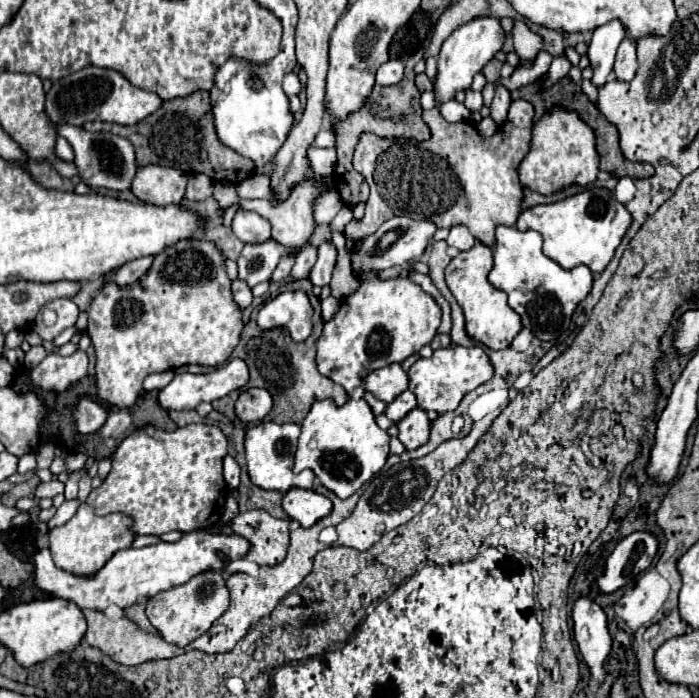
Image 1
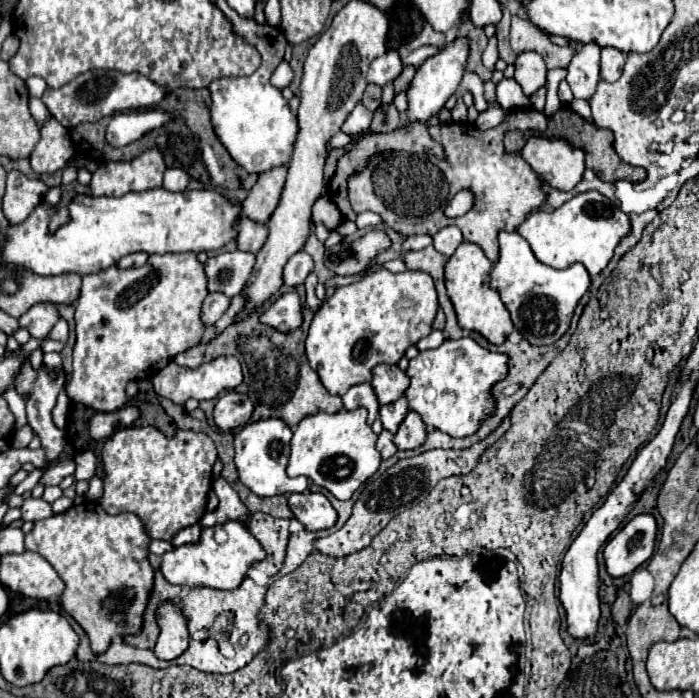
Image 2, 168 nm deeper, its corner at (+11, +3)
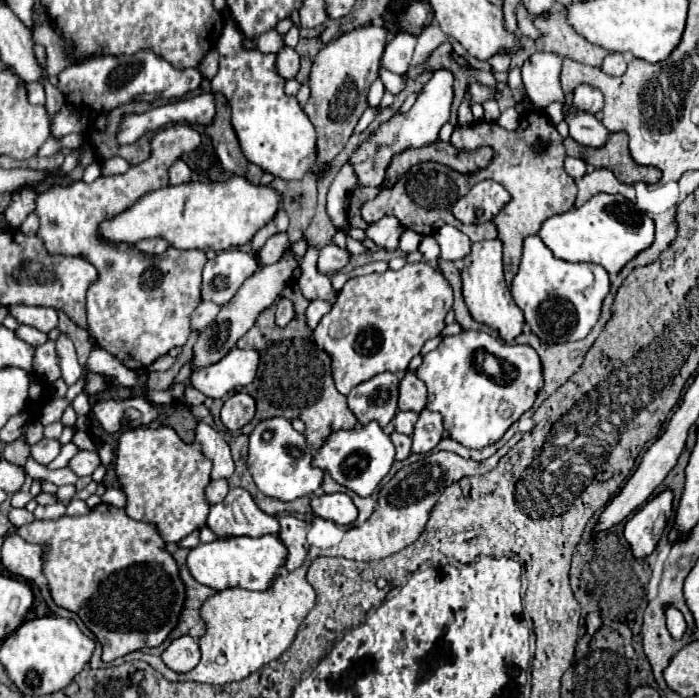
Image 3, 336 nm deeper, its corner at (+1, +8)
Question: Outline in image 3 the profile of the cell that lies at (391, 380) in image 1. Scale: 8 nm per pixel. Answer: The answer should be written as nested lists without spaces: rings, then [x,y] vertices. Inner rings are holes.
[[[406,372],[400,384],[400,400],[398,400],[400,410],[412,410],[412,412],[422,412],[426,408],[426,384],[418,380],[414,372]]]

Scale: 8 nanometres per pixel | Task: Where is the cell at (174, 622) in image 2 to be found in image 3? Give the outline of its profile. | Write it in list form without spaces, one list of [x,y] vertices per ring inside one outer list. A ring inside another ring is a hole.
[[[182,636],[178,640],[174,640],[166,652],[162,654],[164,664],[174,670],[174,672],[190,672],[192,668],[196,668],[196,664],[200,662],[200,648],[198,648],[198,640],[190,638],[190,636]]]

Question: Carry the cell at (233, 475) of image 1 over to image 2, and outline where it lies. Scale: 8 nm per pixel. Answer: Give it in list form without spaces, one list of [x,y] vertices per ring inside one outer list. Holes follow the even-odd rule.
[[[218,475],[218,477],[214,479],[212,489],[214,489],[216,497],[220,499],[220,503],[218,503],[218,509],[216,509],[216,511],[208,511],[208,513],[202,517],[202,521],[200,521],[202,527],[212,527],[212,525],[216,525],[216,523],[224,523],[226,519],[246,521],[248,509],[244,507],[244,503],[240,501],[238,493],[228,485],[228,481],[226,481],[222,475]]]

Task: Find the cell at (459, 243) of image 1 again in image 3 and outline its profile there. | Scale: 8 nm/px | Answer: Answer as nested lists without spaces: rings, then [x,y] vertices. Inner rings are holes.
[[[442,226],[434,234],[434,238],[440,246],[440,258],[442,260],[456,262],[456,260],[462,260],[470,254],[470,246],[472,246],[470,238],[454,226]]]

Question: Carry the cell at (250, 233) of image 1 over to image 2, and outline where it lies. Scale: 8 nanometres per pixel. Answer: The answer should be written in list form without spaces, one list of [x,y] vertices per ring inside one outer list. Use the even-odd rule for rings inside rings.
[[[240,215],[236,219],[234,229],[236,229],[236,245],[240,251],[258,253],[266,241],[266,237],[268,237],[268,227],[264,223],[252,221],[246,215]]]

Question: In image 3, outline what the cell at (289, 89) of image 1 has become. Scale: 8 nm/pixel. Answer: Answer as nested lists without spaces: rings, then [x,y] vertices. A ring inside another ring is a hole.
[[[288,46],[280,48],[280,52],[276,54],[276,64],[274,64],[274,68],[276,68],[276,72],[278,72],[282,78],[286,78],[286,80],[294,78],[296,72],[298,72],[298,68],[300,68],[300,60],[298,60],[296,50],[294,50],[294,48],[288,48]]]

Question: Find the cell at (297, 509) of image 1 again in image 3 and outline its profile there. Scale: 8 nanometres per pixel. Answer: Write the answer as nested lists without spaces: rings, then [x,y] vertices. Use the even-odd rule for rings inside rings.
[[[324,494],[312,498],[312,510],[324,520],[332,520],[340,526],[348,526],[358,518],[358,510],[348,494]]]

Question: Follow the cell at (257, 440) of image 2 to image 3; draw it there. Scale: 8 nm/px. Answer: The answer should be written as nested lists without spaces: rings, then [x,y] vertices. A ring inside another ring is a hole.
[[[270,418],[262,420],[254,432],[250,434],[250,450],[246,462],[254,484],[264,496],[292,502],[302,496],[312,496],[324,478],[320,468],[312,466],[312,448],[308,448],[304,434],[296,432],[286,418]]]

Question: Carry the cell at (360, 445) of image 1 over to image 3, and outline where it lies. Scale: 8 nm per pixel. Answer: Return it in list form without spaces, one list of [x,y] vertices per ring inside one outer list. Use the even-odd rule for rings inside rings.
[[[370,422],[368,426],[360,426],[354,430],[332,432],[326,444],[314,452],[314,466],[326,470],[338,484],[346,486],[348,490],[360,496],[370,496],[380,480],[390,472],[394,464],[394,454],[396,450],[390,436],[382,432],[378,422]]]

